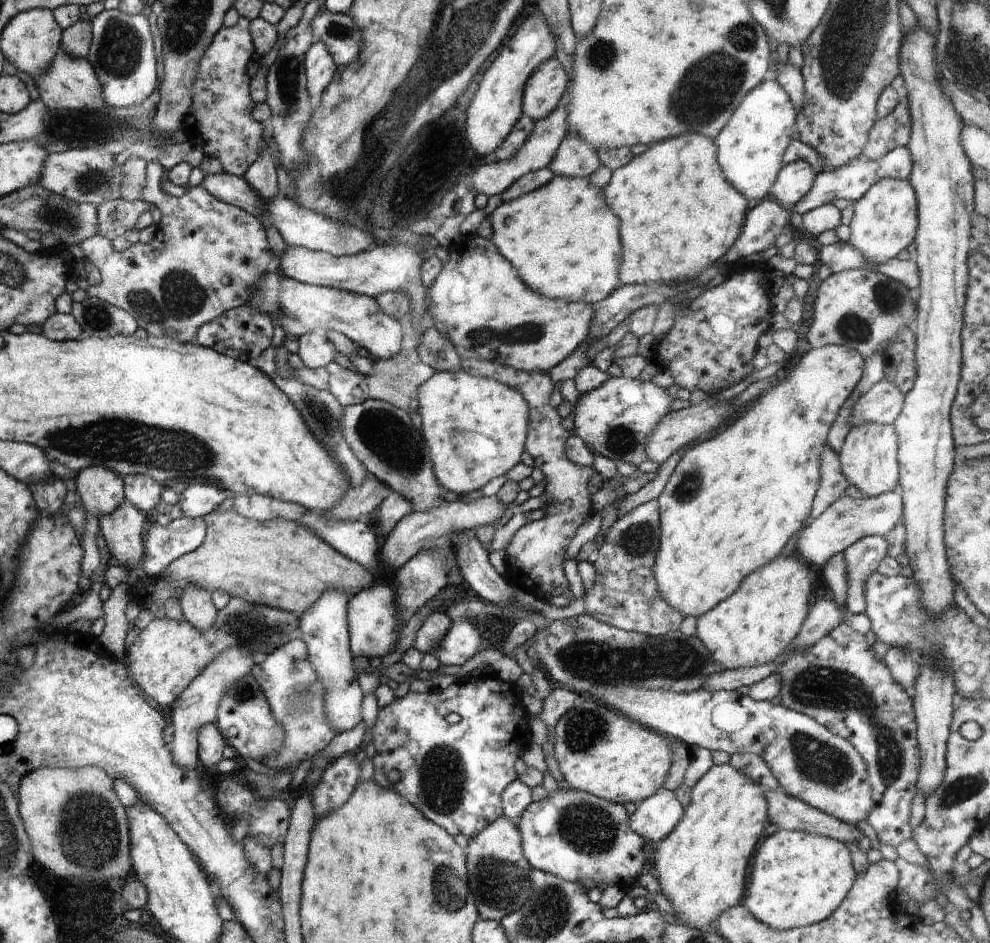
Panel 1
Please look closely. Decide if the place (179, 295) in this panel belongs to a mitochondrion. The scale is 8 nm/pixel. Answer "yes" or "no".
yes

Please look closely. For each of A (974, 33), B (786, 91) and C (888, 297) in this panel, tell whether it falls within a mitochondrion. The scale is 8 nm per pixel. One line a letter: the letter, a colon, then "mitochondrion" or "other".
A: mitochondrion
B: other
C: mitochondrion

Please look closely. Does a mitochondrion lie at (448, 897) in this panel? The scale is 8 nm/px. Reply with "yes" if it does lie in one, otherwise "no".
yes

